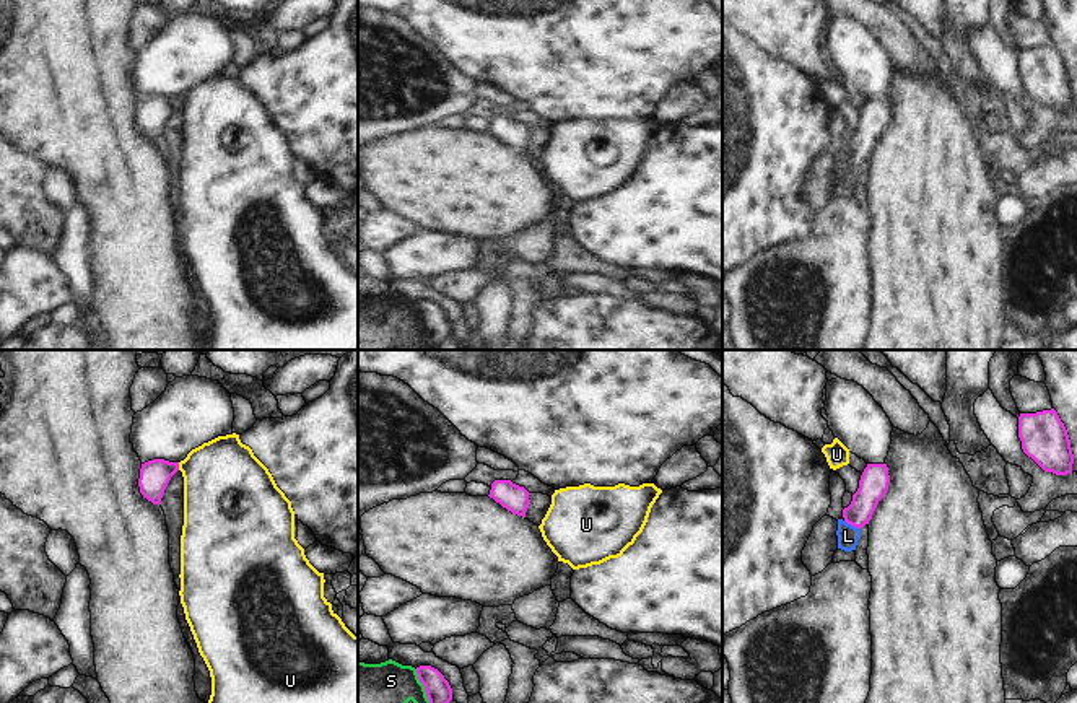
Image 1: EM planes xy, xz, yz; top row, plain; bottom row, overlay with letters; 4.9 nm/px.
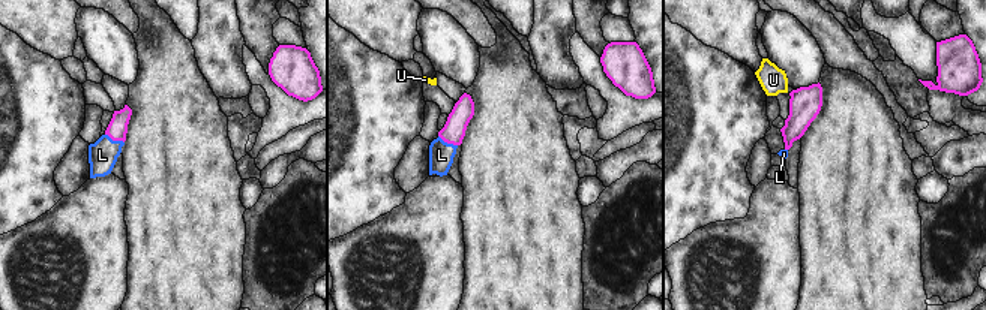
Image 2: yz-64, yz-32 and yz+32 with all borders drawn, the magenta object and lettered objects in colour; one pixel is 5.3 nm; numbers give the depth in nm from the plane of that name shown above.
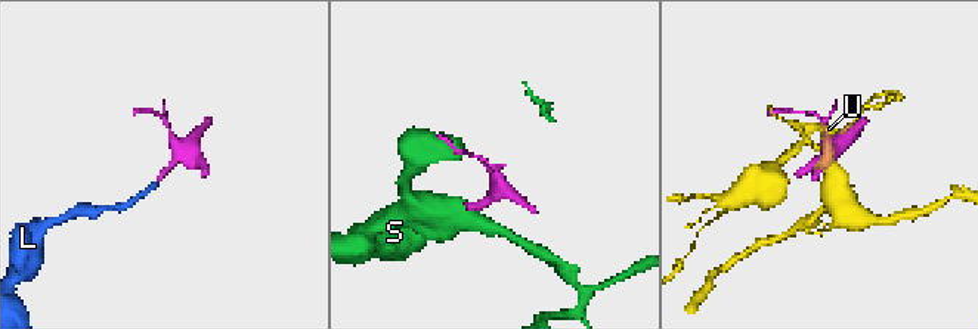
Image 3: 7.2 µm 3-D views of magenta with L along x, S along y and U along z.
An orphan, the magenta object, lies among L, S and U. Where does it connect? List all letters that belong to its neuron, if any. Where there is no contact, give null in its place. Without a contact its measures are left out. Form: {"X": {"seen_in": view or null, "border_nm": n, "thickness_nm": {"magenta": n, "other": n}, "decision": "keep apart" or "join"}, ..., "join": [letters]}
{"L": {"seen_in": "yz", "border_nm": 90, "thickness_nm": {"magenta": 140, "other": 110}, "decision": "join"}, "S": {"seen_in": "xz", "border_nm": 180, "thickness_nm": {"magenta": 130, "other": 200}, "decision": "keep apart"}, "U": {"seen_in": "xy", "border_nm": 40, "thickness_nm": {"magenta": 150, "other": 400}, "decision": "keep apart"}, "join": ["L"]}

